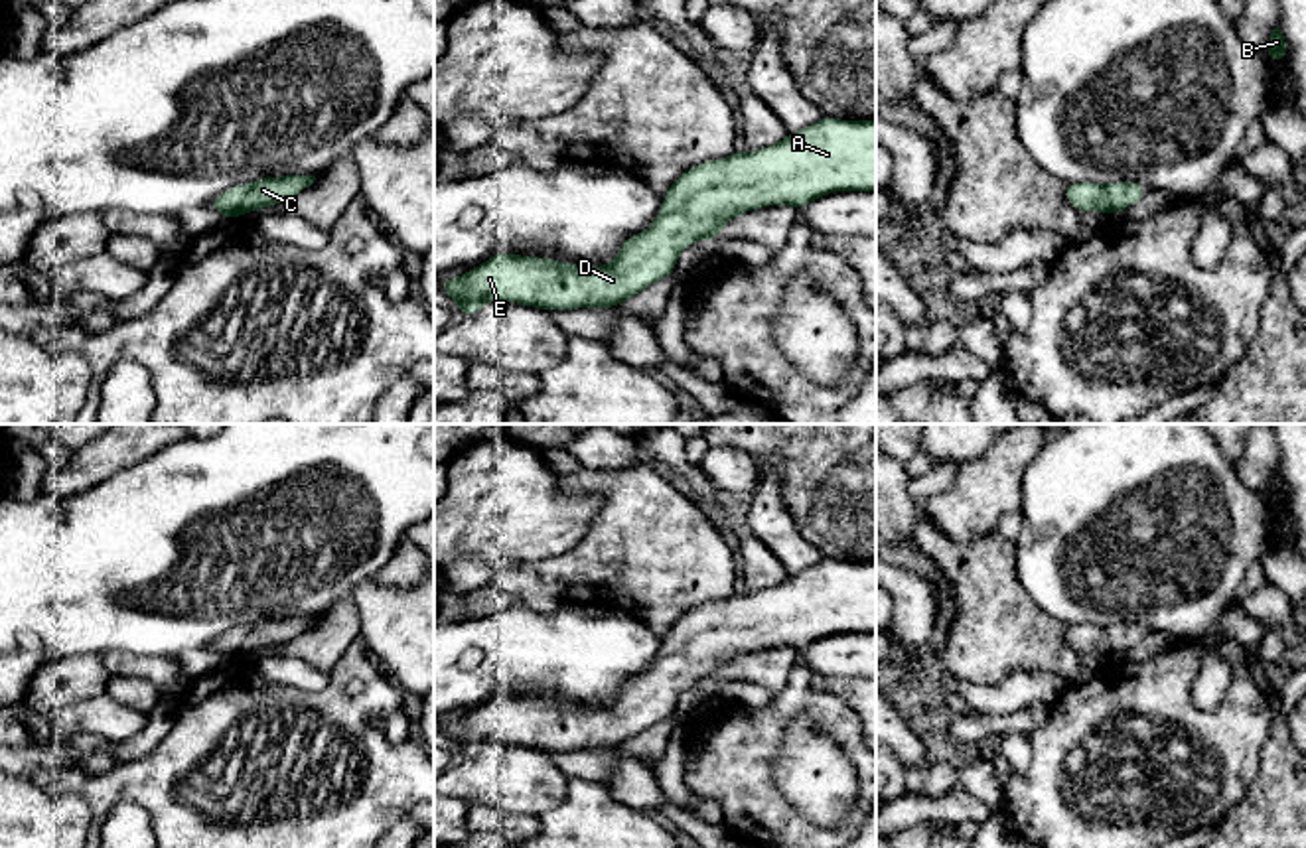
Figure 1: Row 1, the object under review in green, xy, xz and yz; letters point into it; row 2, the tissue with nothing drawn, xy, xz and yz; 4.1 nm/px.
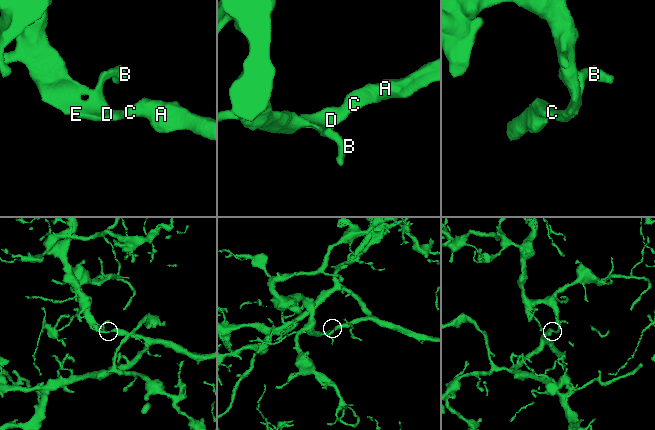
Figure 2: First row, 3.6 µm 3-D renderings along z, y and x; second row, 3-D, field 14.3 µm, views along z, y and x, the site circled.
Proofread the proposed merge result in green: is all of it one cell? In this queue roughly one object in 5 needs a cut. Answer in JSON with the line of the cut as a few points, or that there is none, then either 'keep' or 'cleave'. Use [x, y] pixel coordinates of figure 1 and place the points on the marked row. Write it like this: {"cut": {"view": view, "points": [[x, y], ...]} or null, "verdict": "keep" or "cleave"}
{"cut": null, "verdict": "keep"}

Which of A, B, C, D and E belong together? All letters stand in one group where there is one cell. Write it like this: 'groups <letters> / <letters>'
groups A B C D E

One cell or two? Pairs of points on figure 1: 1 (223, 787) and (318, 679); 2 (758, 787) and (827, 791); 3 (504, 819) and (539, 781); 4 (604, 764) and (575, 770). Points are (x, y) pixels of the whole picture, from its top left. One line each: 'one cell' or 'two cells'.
1: two cells
2: two cells
3: two cells
4: one cell

